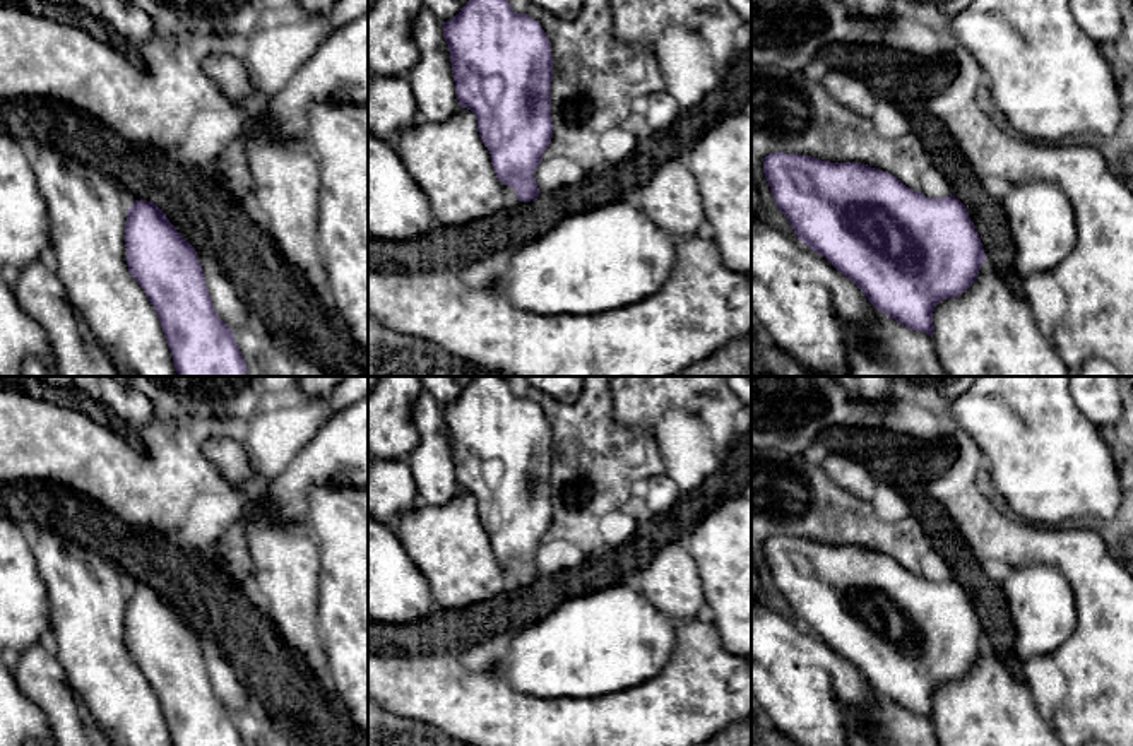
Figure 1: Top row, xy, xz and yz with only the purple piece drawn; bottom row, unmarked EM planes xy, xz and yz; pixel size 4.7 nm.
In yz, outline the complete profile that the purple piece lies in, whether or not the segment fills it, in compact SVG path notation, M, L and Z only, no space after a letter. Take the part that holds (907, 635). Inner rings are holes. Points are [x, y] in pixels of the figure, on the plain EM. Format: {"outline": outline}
{"outline": "M786 536L765 539L763 556L798 623L851 662L878 695L911 713L933 720L936 688L965 676L986 645L976 609L953 578L931 582L868 548Z"}

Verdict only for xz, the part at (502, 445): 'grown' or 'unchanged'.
unchanged

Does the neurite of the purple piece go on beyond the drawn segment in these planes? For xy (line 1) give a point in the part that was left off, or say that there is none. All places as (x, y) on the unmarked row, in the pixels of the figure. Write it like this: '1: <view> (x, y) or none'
1: none

